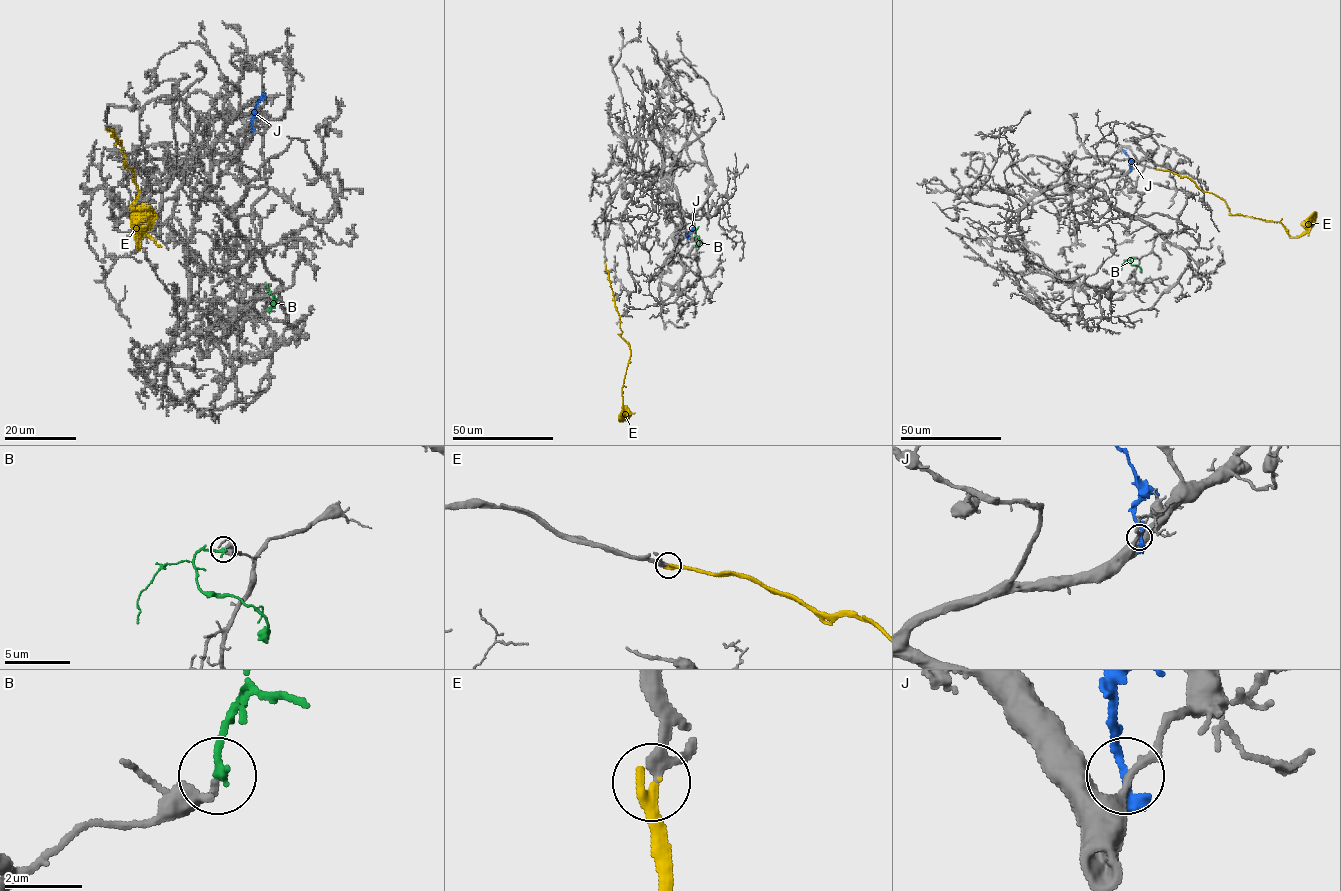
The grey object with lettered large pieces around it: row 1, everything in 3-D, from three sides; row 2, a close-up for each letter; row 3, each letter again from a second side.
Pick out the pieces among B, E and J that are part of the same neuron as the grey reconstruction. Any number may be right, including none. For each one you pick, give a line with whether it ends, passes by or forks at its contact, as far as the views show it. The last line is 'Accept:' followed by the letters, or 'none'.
B: it ends there
E: it ends there
Accept: B, E

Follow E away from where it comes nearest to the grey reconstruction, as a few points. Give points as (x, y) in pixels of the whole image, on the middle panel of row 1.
E: (604, 262), (619, 316), (622, 331), (619, 335), (630, 349), (622, 389), (626, 420)

